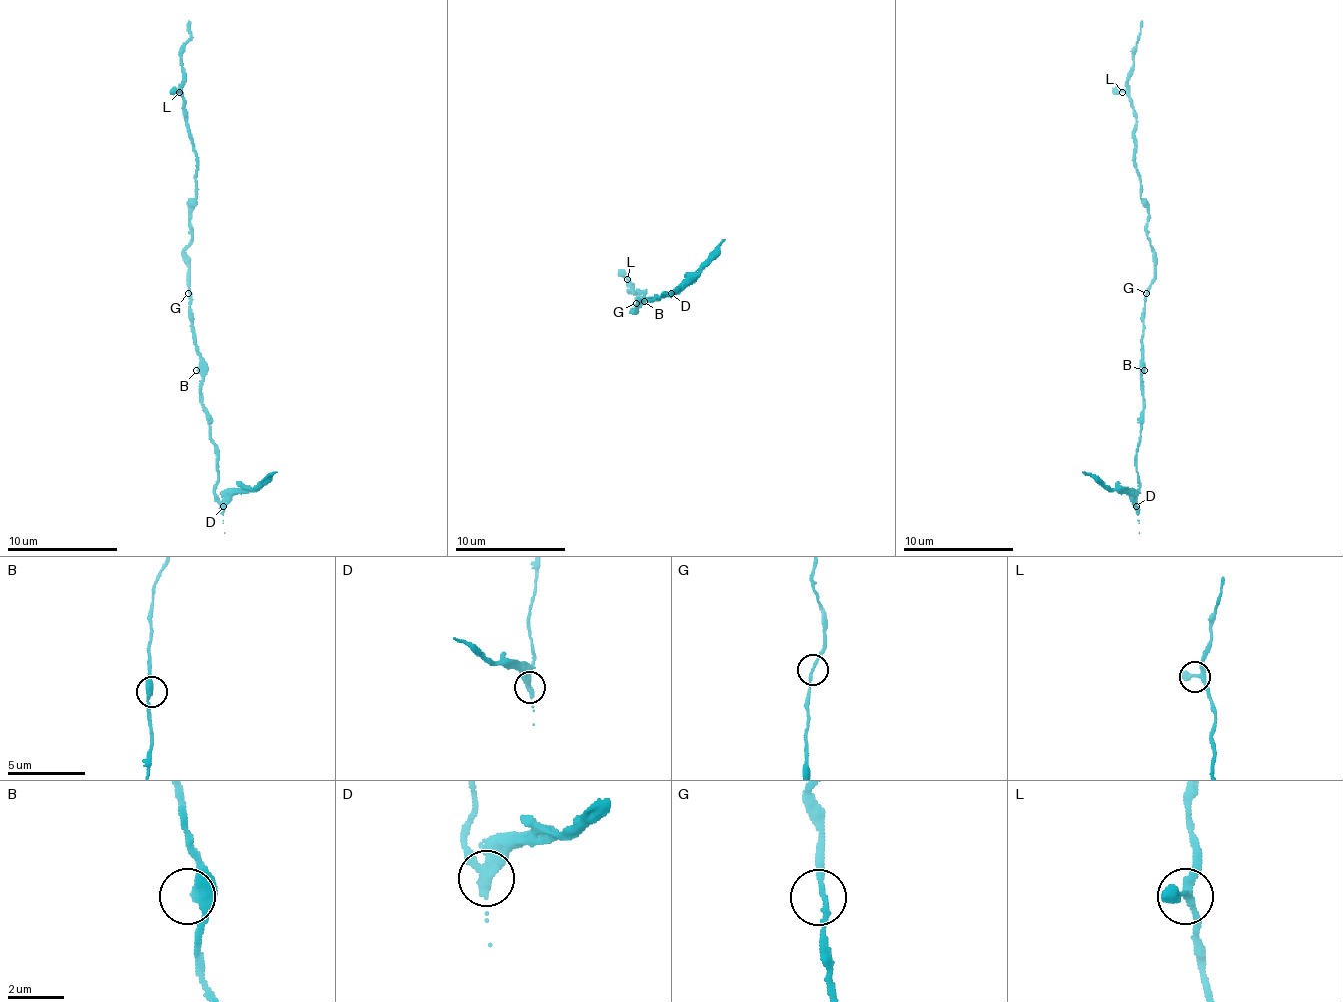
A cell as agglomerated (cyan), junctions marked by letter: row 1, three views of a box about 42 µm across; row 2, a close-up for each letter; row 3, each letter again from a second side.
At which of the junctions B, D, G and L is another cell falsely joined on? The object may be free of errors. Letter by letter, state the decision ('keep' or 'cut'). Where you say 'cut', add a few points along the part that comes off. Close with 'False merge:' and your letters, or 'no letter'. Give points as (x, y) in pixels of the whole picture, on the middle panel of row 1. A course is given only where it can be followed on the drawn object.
B: keep
D: cut; course (672, 292), (724, 240)
G: keep
L: keep
False merge: D

